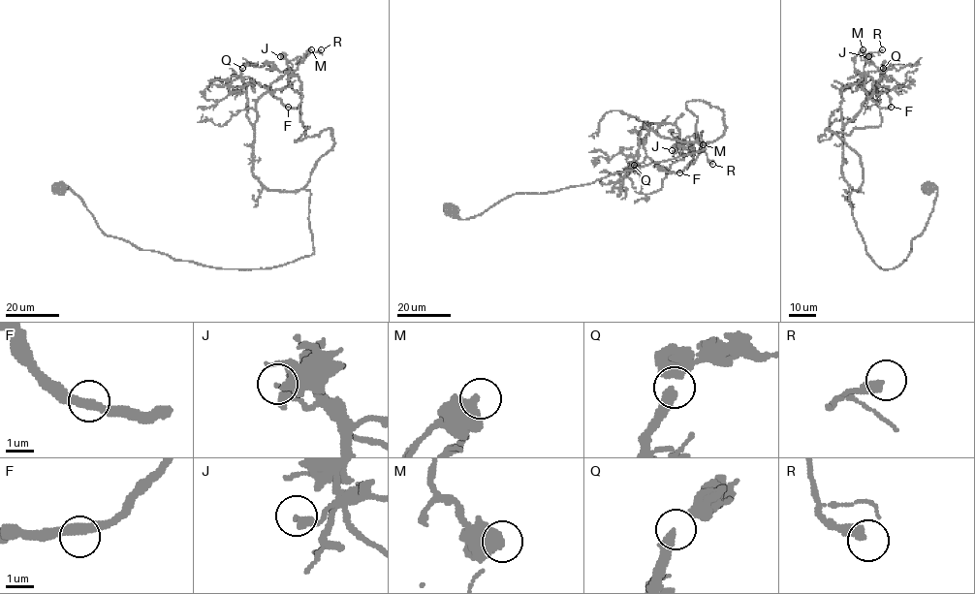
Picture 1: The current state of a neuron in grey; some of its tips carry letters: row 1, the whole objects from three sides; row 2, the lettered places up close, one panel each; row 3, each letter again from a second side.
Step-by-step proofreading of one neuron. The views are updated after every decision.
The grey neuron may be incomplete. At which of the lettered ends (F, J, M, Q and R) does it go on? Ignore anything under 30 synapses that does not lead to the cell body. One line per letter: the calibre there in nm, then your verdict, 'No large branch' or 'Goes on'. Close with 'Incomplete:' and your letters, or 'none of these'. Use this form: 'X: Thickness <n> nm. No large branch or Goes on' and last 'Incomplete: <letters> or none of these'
F: Thickness 320 nm. No large branch
J: Thickness 360 nm. No large branch
M: Thickness 550 nm. No large branch
Q: Thickness 260 nm. Goes on
R: Thickness 360 nm. No large branch
Incomplete: Q

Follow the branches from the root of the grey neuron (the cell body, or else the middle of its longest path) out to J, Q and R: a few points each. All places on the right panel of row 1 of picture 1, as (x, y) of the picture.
J: (928, 188), (926, 228), (881, 268), (841, 174), (841, 90), (868, 56)
Q: (928, 188), (926, 228), (881, 268), (841, 154), (883, 68)
R: (928, 188), (926, 228), (881, 268), (841, 174), (840, 102), (882, 49)

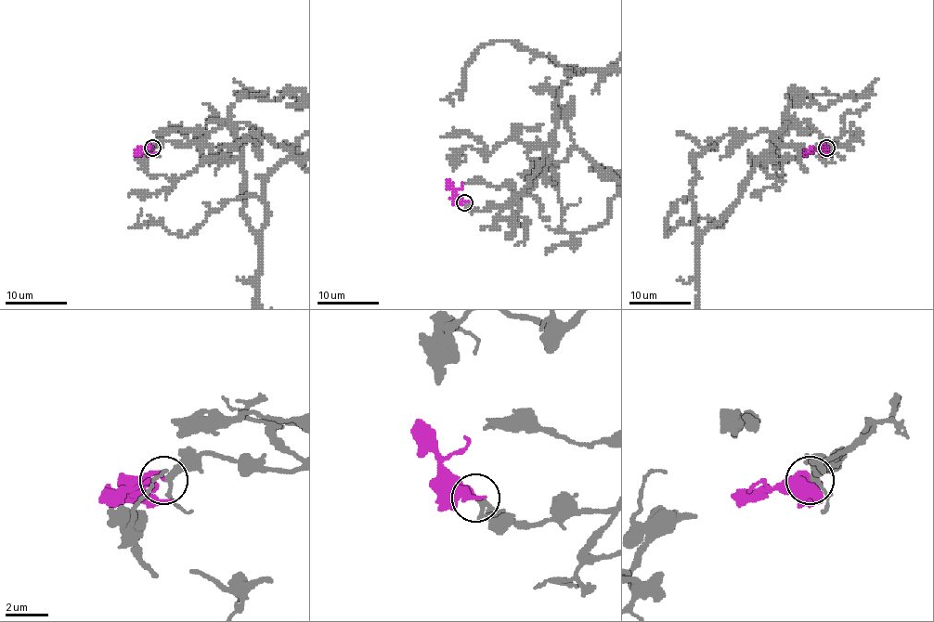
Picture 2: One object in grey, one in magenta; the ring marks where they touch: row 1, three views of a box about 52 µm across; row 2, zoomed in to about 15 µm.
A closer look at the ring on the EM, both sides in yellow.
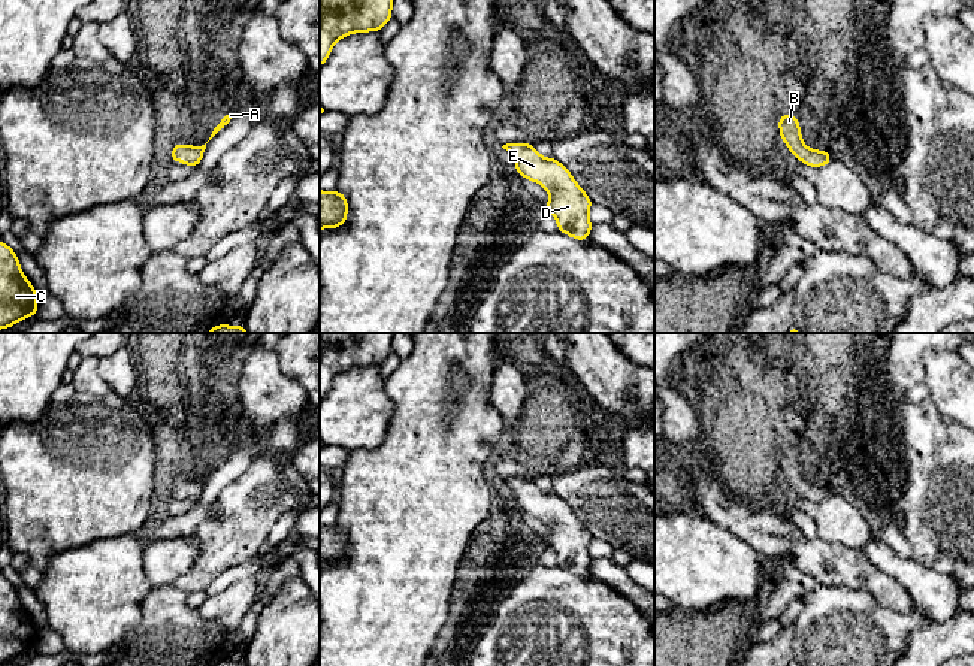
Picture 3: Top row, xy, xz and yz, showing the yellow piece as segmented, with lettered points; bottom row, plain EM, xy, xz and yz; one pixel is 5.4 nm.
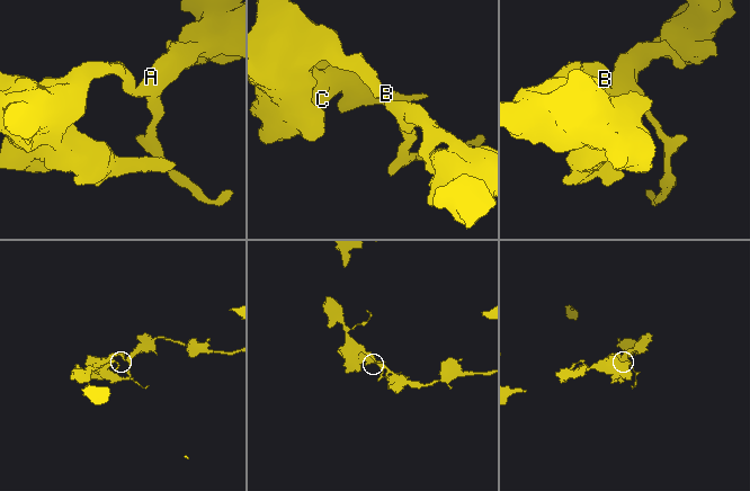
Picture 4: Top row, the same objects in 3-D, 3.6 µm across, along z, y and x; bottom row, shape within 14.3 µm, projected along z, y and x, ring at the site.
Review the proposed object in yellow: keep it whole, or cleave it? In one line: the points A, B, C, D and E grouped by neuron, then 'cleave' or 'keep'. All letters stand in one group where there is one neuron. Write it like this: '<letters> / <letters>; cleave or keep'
A B C D E; keep

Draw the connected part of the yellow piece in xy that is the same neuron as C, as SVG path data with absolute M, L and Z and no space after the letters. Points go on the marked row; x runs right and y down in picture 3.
M0 242L0 330L37 315L37 291L25 278L15 251Z

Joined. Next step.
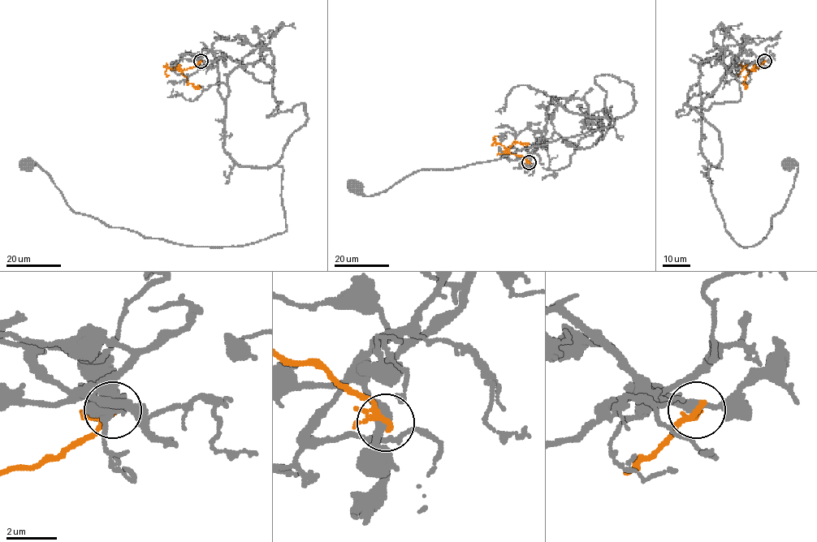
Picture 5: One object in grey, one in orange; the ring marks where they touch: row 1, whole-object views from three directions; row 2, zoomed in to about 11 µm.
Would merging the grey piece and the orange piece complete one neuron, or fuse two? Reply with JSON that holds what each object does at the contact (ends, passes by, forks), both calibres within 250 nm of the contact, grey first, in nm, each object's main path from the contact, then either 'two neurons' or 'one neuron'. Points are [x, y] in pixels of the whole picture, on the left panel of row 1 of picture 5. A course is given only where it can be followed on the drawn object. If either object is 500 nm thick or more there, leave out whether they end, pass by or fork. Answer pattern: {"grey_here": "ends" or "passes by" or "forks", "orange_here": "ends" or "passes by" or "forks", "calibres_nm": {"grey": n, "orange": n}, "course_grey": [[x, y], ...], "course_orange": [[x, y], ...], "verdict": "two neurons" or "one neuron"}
{"grey_here": "passes by", "orange_here": "forks", "calibres_nm": {"grey": 360, "orange": 170}, "course_grey": [[201, 61], [218, 70], [224, 150], [283, 170], [284, 232], [218, 247], [110, 228], [27, 164]], "course_orange": [[201, 61], [192, 67], [181, 70], [188, 82], [200, 87]], "verdict": "two neurons"}

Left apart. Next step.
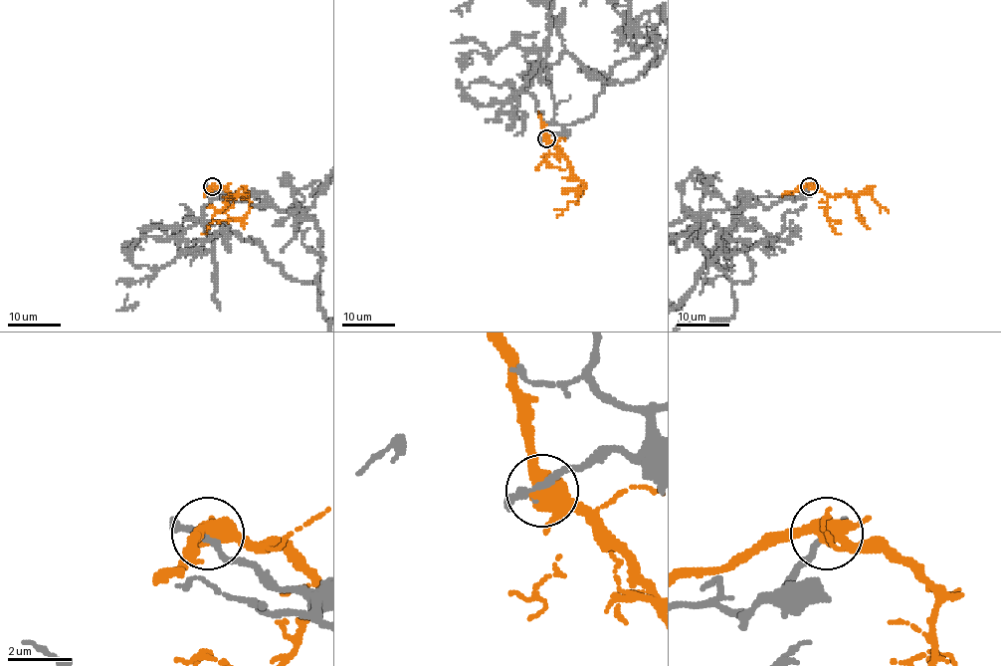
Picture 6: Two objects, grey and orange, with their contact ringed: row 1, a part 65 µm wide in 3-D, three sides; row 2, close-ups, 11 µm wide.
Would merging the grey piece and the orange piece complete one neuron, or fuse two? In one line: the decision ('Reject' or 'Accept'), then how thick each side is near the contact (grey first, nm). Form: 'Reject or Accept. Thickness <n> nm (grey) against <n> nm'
Accept. Thickness 220 nm (grey) against 440 nm

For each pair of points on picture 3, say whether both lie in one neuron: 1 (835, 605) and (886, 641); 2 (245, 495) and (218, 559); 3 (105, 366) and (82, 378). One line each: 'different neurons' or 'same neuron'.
1: same neuron
2: same neuron
3: different neurons

